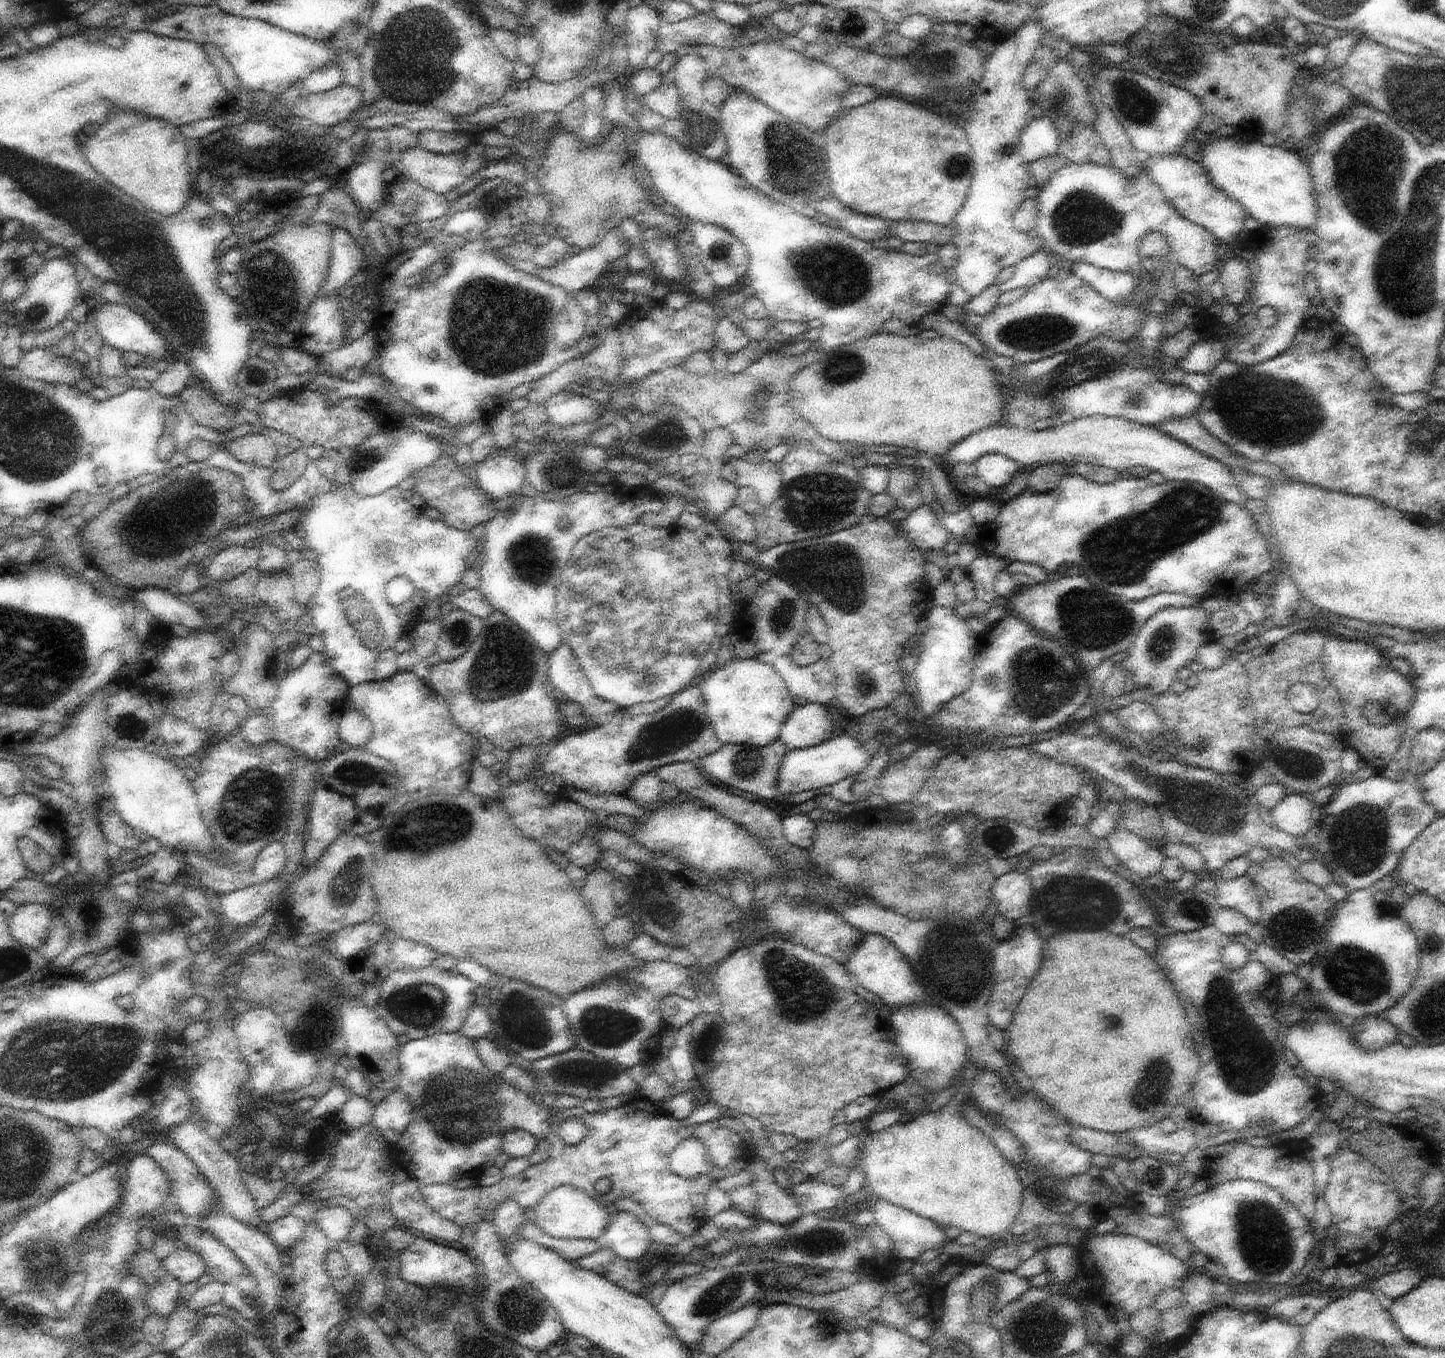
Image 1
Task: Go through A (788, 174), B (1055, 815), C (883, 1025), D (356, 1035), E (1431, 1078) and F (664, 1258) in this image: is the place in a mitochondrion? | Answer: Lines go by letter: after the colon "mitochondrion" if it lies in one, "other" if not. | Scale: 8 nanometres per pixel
A: mitochondrion
B: other
C: other
D: other
E: other
F: other

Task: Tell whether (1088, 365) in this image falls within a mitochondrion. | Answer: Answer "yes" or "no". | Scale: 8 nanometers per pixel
yes

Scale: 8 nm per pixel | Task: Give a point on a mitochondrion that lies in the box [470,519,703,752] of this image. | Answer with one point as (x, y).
(647, 617)

